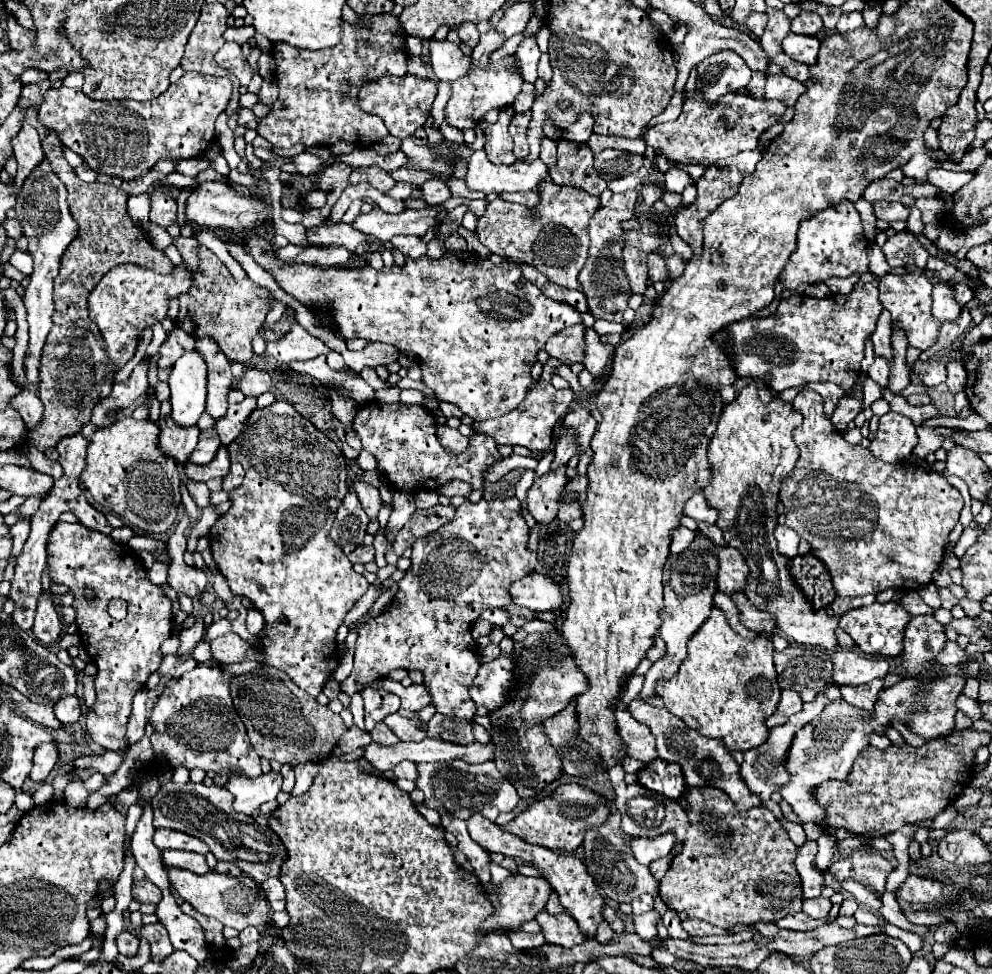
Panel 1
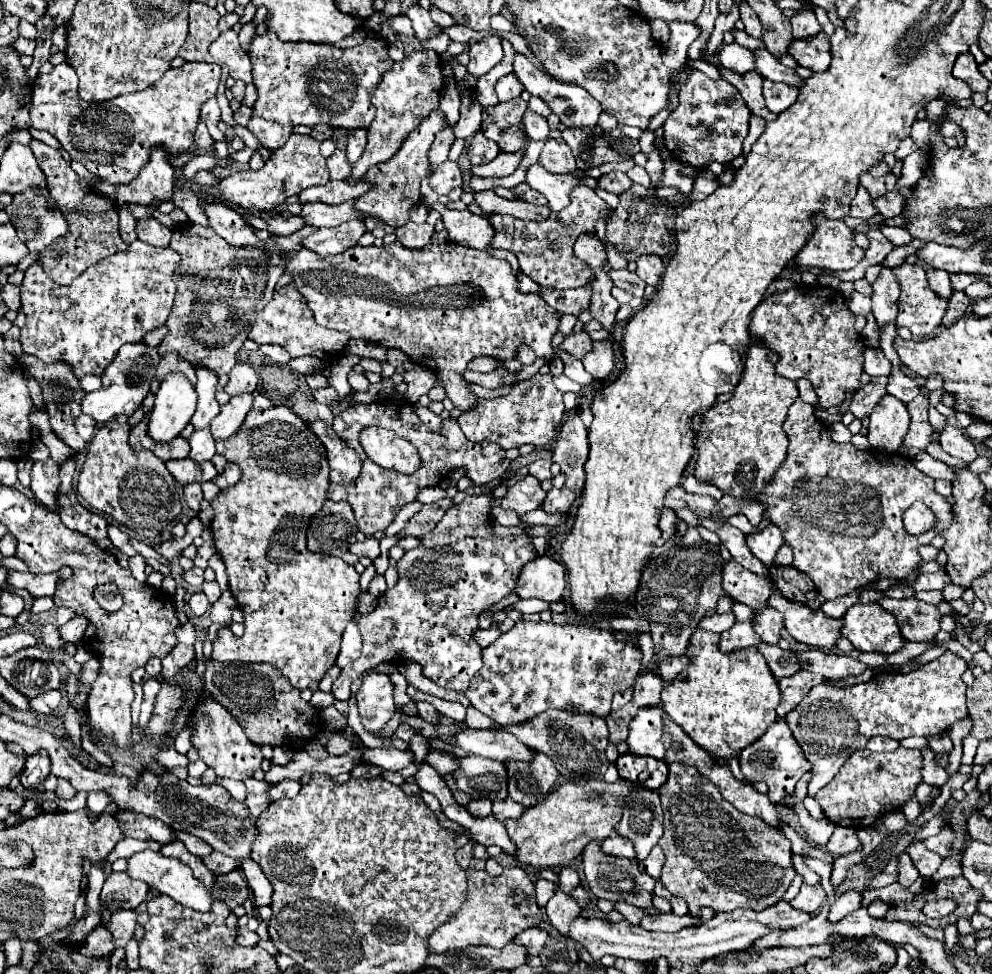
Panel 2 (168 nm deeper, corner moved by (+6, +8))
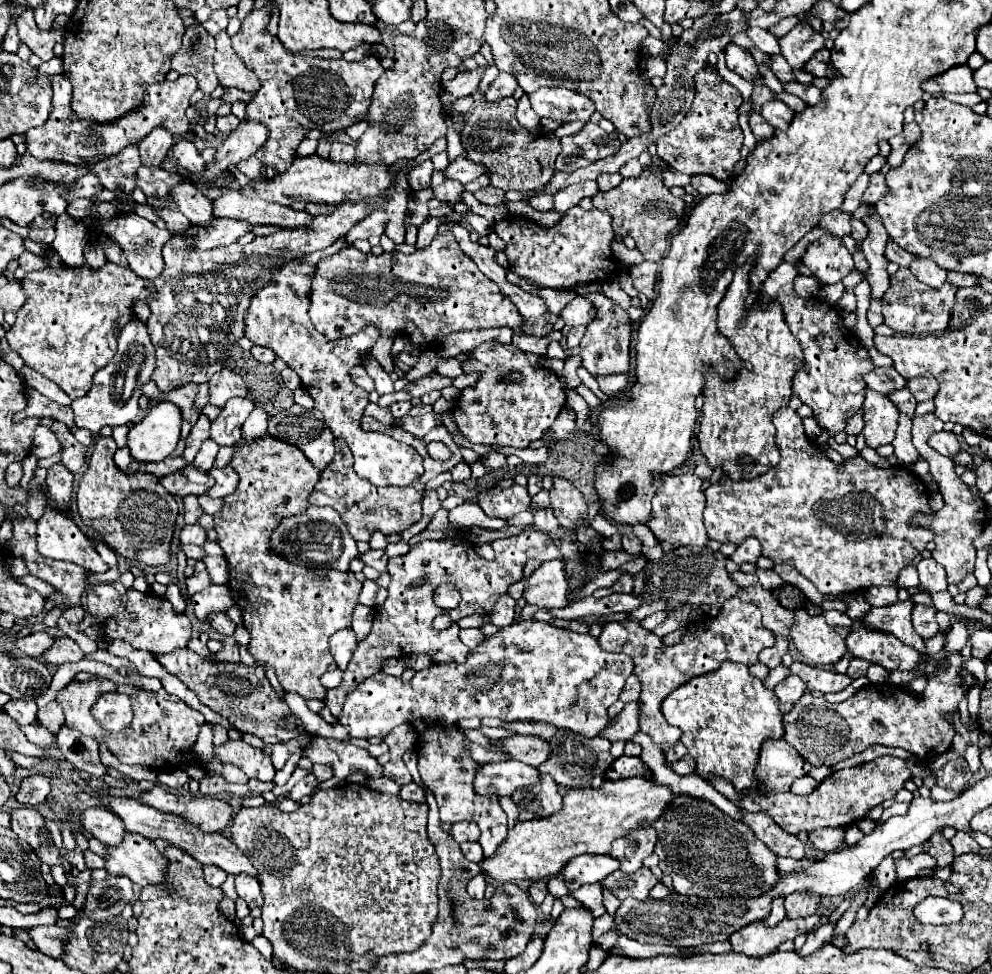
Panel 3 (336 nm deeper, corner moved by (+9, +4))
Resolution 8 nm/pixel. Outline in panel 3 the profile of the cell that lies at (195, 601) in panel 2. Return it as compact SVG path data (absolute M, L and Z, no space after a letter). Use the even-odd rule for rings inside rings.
M213 584L213 586L205 588L203 592L193 594L191 604L193 604L195 616L197 616L199 620L207 620L211 614L227 612L235 602L233 602L231 590L229 590L227 586Z

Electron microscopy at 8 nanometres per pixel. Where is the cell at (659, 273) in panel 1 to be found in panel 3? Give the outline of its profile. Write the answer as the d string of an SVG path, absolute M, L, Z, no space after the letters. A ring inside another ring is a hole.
M643 262L639 266L635 266L635 270L631 272L631 280L633 286L639 294L645 294L647 300L655 298L655 284L657 284L657 274L659 268L655 262Z

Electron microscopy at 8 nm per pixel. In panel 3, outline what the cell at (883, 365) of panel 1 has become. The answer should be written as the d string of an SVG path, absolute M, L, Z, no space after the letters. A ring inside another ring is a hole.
M875 368L869 374L863 376L867 388L881 392L881 394L889 394L893 390L901 390L907 386L907 380L901 378L901 374L897 374L895 368Z

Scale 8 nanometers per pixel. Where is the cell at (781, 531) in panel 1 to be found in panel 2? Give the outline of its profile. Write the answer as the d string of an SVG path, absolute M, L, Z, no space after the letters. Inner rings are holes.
M770 524L770 526L766 526L760 532L748 534L746 536L746 544L748 544L748 548L752 550L752 554L758 560L762 560L766 566L772 566L772 562L776 558L776 552L784 544L784 536L782 536L782 532L780 532L778 526Z

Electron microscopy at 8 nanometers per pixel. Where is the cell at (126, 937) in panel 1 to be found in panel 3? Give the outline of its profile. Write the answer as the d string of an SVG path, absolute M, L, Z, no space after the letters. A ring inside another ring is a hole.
M33 926L27 928L27 934L35 942L35 948L51 958L61 958L63 954L63 938L65 938L65 928L61 930L59 926Z

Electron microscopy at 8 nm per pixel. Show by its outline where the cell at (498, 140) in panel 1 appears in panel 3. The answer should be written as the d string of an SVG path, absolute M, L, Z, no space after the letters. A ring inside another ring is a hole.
M459 156L455 162L451 162L451 164L445 168L443 174L445 174L447 180L457 180L457 182L461 182L461 184L467 184L467 182L475 180L477 176L481 176L483 172L485 172L483 166L473 164L471 160Z

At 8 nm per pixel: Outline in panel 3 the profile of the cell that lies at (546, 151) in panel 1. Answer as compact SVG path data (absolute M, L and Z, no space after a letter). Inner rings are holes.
M523 94L519 104L517 104L517 120L525 128L537 128L539 126L539 118L537 118L537 114L533 114L533 108L529 106L527 94Z

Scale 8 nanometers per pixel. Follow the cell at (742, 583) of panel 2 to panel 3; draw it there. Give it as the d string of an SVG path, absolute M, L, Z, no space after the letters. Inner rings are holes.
M755 584L751 588L741 588L739 598L743 602L753 602L755 606L759 606L759 610L763 614L763 626L767 630L771 630L777 636L789 638L789 632L797 622L795 614L789 612L787 608L783 608L769 590L763 590L761 584Z

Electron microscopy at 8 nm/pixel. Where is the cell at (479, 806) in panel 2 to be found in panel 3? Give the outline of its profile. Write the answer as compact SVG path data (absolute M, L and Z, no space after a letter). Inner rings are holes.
M461 822L461 824L453 824L449 834L457 840L457 842L477 842L479 840L479 830L473 822Z

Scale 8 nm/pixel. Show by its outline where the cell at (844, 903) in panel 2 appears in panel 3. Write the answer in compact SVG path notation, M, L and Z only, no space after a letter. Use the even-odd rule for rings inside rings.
M823 924L823 926L815 928L815 930L807 936L807 942L805 942L799 950L795 950L795 952L801 954L801 956L809 956L809 954L813 954L817 948L821 948L821 944L823 944L831 934L833 934L833 926L831 926L831 924Z

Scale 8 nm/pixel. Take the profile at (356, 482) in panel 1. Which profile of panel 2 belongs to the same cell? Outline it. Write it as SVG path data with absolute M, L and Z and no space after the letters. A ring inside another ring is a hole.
M314 420L308 426L326 446L328 464L330 464L330 482L340 484L340 486L346 482L352 482L356 478L356 474L360 474L360 470L362 470L356 450L350 450L350 446L346 442L342 442L336 436L336 432L332 428L328 428L322 420Z

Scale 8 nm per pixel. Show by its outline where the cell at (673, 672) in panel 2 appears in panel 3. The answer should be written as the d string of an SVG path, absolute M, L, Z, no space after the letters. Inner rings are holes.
M737 596L725 600L721 612L717 616L709 616L709 620L703 622L701 626L697 626L697 622L691 622L687 626L687 632L683 632L683 638L673 646L665 646L663 638L645 630L639 620L609 622L603 626L603 632L599 634L597 640L601 648L607 652L625 652L633 658L635 664L633 674L641 682L639 726L657 744L661 742L675 744L680 741L681 729L669 724L661 714L661 702L675 688L679 688L681 684L689 682L695 676L717 670L725 660L751 666L757 662L757 654L763 648L775 644L775 636L769 634L769 630L763 628L761 624L761 612L757 610L757 606L749 602L741 602L741 598Z

